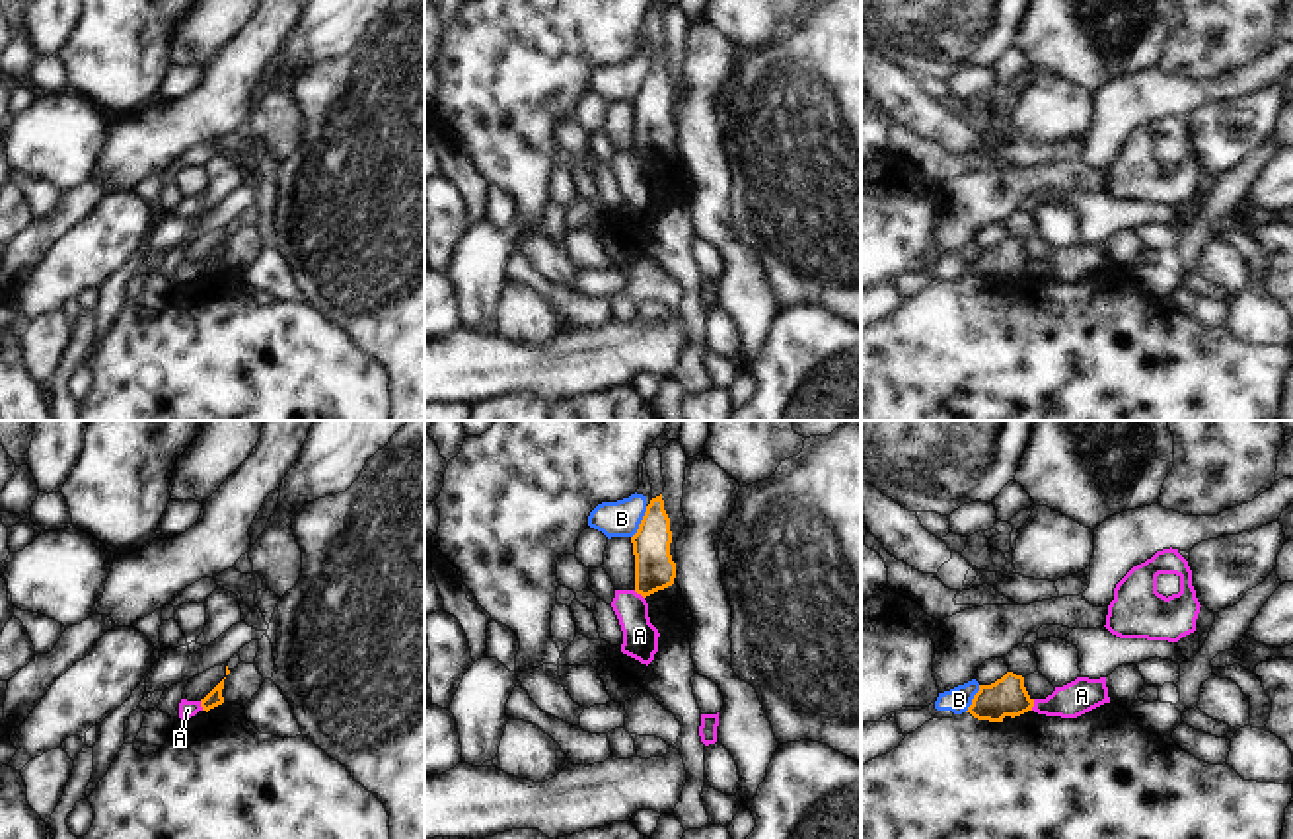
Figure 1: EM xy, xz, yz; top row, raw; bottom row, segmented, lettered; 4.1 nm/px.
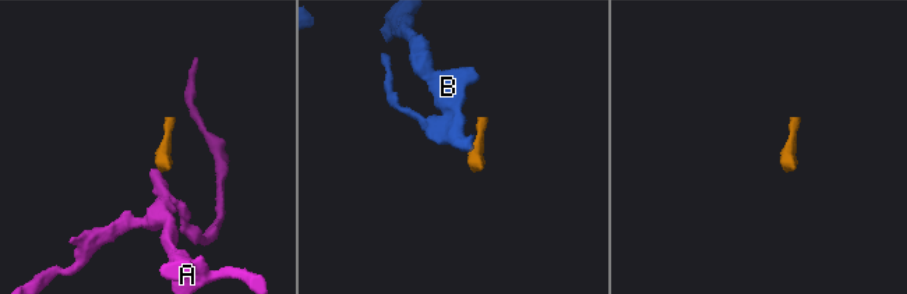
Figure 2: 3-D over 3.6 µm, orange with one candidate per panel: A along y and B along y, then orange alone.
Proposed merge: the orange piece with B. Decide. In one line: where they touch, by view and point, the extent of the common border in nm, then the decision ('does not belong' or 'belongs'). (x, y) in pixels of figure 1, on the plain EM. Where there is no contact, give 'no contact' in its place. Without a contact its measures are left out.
meets orange in xz at (641, 86); contact 150 nm long; does not belong

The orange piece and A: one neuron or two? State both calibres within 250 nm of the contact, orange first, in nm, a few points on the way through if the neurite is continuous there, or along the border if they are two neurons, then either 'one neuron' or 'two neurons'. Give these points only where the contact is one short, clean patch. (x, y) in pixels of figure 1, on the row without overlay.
160 nm thick on the orange side, 140 nm on the other; border along yz (1034, 263), (1031, 273); two neurons

